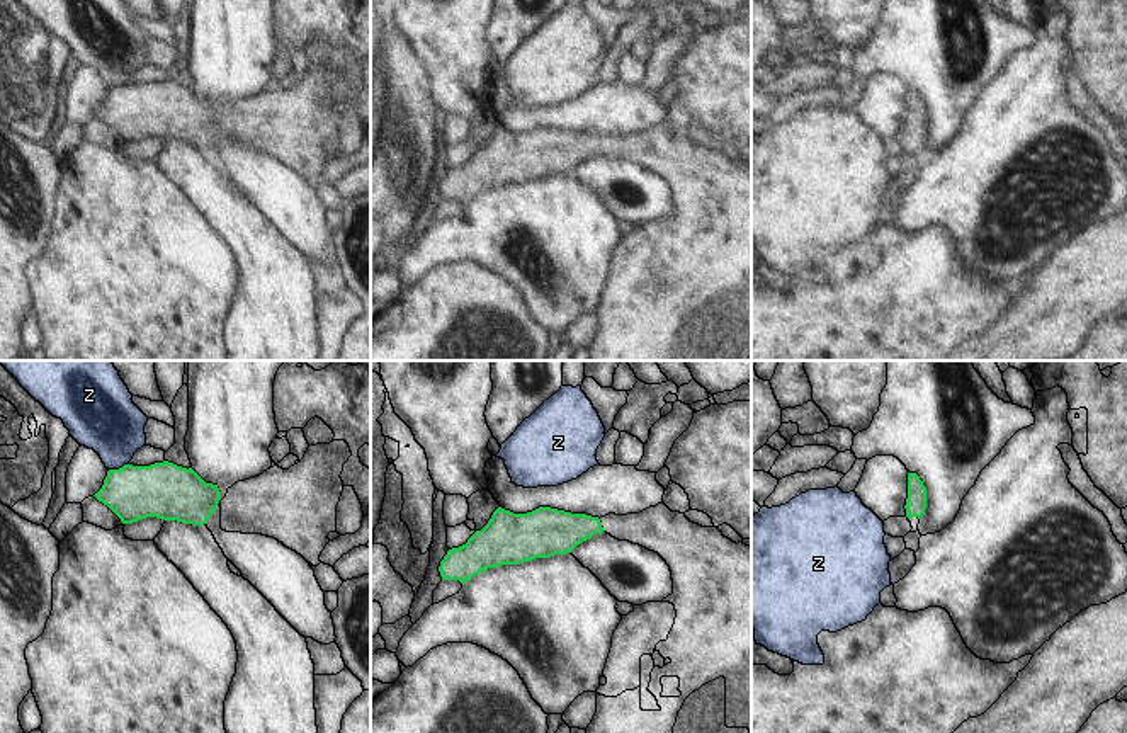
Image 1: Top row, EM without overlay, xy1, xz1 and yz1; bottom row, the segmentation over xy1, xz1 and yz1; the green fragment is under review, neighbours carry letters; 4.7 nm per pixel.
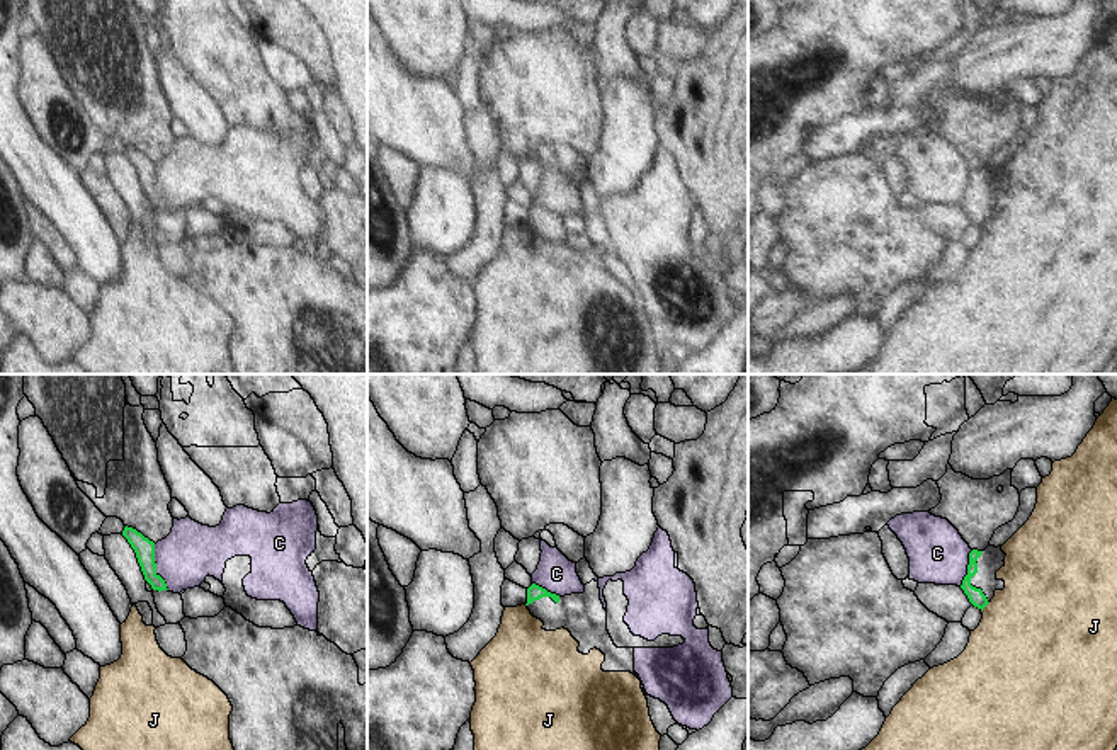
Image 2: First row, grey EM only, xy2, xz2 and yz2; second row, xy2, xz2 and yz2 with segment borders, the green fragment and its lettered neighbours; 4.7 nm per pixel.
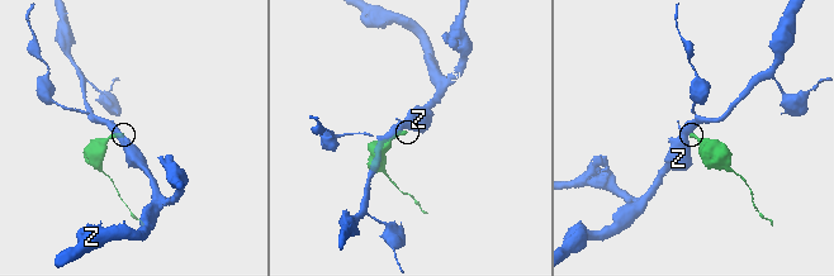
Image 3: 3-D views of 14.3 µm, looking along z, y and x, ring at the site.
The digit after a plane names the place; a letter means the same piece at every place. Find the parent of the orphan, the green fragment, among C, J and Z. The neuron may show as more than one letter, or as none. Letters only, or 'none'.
none

